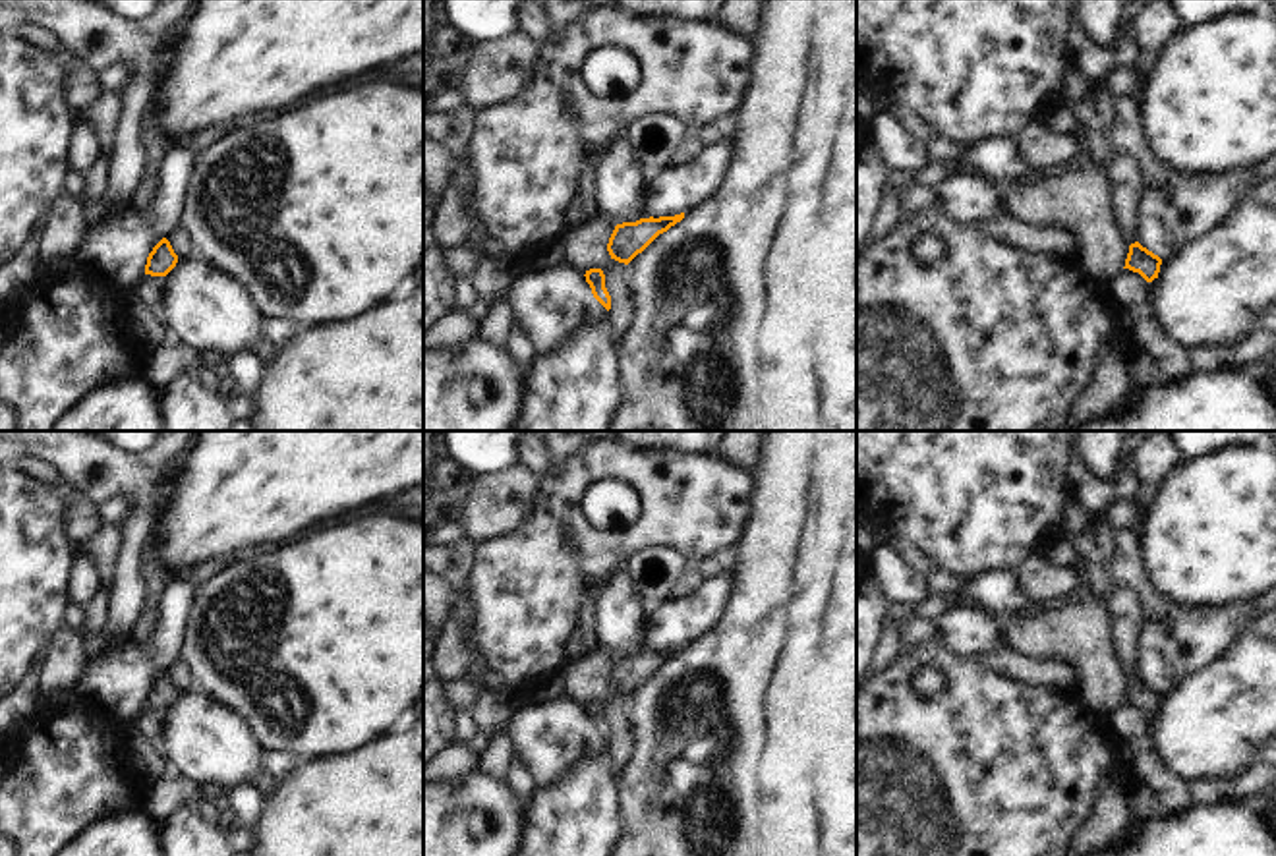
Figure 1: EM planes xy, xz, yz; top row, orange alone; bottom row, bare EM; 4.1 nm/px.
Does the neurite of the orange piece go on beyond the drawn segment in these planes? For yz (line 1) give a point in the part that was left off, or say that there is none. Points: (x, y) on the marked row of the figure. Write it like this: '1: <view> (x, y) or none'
1: yz (1128, 180)

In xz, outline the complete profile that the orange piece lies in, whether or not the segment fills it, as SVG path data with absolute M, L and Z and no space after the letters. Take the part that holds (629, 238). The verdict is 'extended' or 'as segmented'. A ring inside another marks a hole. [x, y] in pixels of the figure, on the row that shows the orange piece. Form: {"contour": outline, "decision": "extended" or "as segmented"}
{"contour": "M684 213L675 216L640 218L636 222L617 224L607 251L611 259L628 265L638 253L642 253L659 234L681 222Z", "decision": "as segmented"}

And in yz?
{"contour": "M1116 158L1116 164L1110 168L1110 176L1114 182L1112 203L1116 209L1116 218L1119 222L1123 240L1129 245L1123 269L1139 272L1146 282L1152 282L1158 278L1162 259L1137 242L1135 230L1135 209L1143 189L1143 174L1133 162Z", "decision": "extended"}

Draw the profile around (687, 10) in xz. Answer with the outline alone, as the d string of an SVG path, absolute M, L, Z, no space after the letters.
M586 0L588 6L619 6L638 15L713 19L725 0Z

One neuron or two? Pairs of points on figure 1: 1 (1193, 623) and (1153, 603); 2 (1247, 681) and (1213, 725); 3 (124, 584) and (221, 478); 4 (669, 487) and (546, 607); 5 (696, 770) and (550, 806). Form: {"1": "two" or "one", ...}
{"1": "two", "2": "one", "3": "two", "4": "one", "5": "two"}

